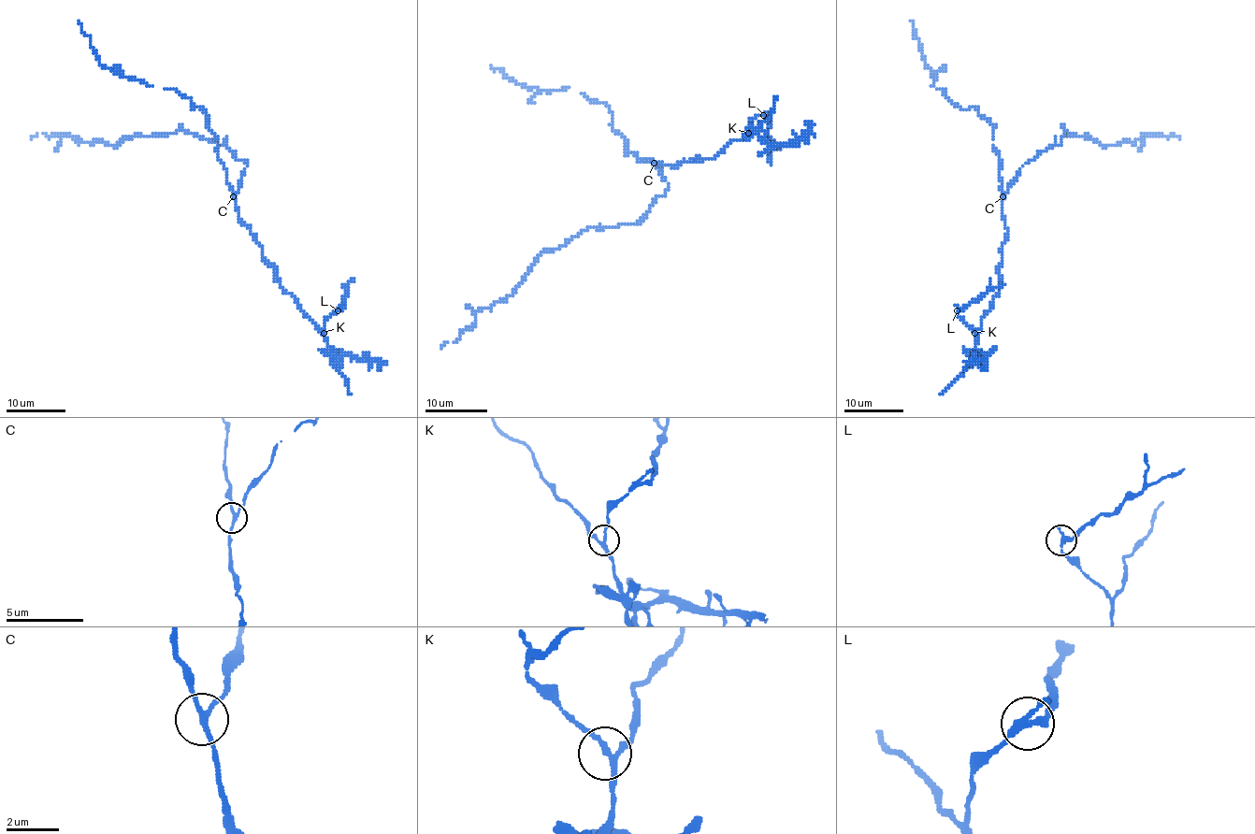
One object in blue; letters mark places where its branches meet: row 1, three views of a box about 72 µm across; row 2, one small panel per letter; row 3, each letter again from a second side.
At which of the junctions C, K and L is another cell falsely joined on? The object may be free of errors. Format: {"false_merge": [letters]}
{"false_merge": ["L"]}

